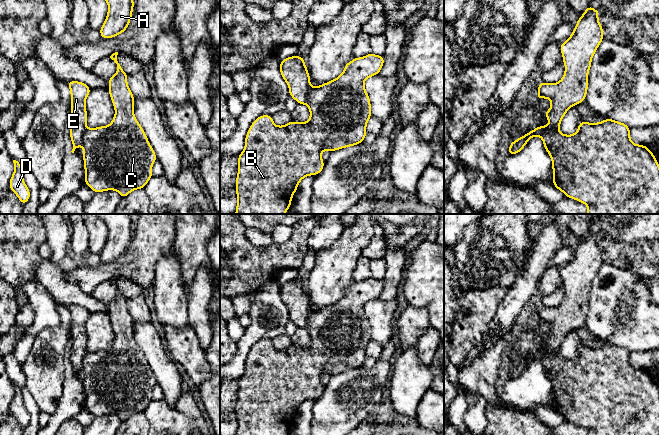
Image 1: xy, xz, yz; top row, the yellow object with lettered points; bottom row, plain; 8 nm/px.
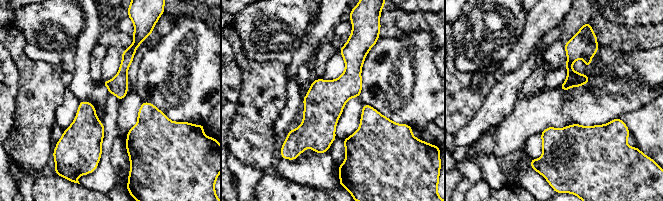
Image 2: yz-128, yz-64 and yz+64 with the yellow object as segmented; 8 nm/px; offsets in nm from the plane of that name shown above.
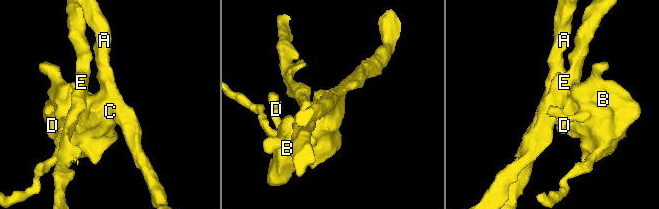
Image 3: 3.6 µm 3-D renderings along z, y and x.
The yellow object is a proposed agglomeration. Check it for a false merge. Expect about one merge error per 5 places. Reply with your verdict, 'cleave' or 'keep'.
cleave

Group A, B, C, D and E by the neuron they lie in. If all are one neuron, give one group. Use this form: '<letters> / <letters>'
A B C D / E

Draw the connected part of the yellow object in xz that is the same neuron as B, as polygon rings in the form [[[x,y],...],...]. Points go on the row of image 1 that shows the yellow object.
[[[370,53],[347,63],[343,73],[334,80],[311,87],[307,95],[307,107],[310,110],[310,119],[307,122],[291,121],[284,126],[276,126],[271,115],[262,115],[253,122],[245,138],[245,149],[238,156],[235,214],[285,214],[290,208],[291,199],[299,182],[304,177],[317,175],[323,170],[324,162],[321,153],[324,150],[332,152],[363,142],[367,134],[366,124],[372,117],[370,99],[364,88],[364,82],[368,77],[379,74],[383,64],[383,56]]]

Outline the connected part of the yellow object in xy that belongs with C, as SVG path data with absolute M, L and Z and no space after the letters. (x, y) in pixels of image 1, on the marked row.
M118 52L110 58L117 64L117 72L109 82L108 91L115 108L115 116L108 126L86 129L83 134L85 184L95 193L116 190L122 198L136 189L143 189L152 177L152 165L157 160L145 132L134 116L134 97L127 84L127 76L117 61Z

